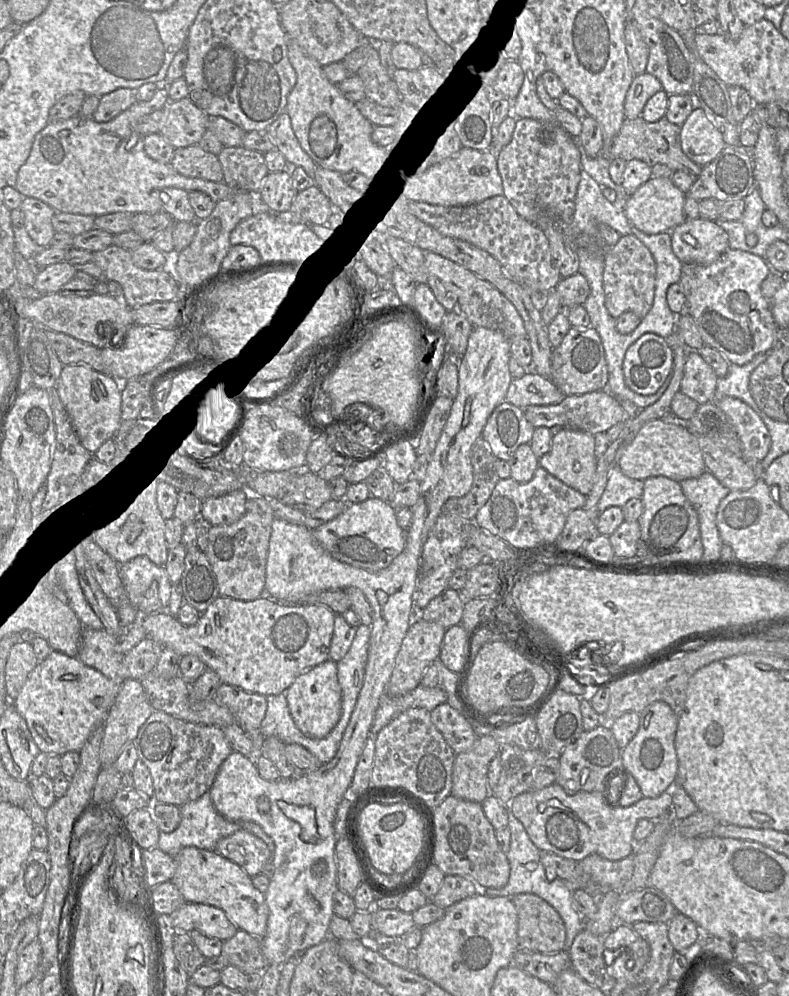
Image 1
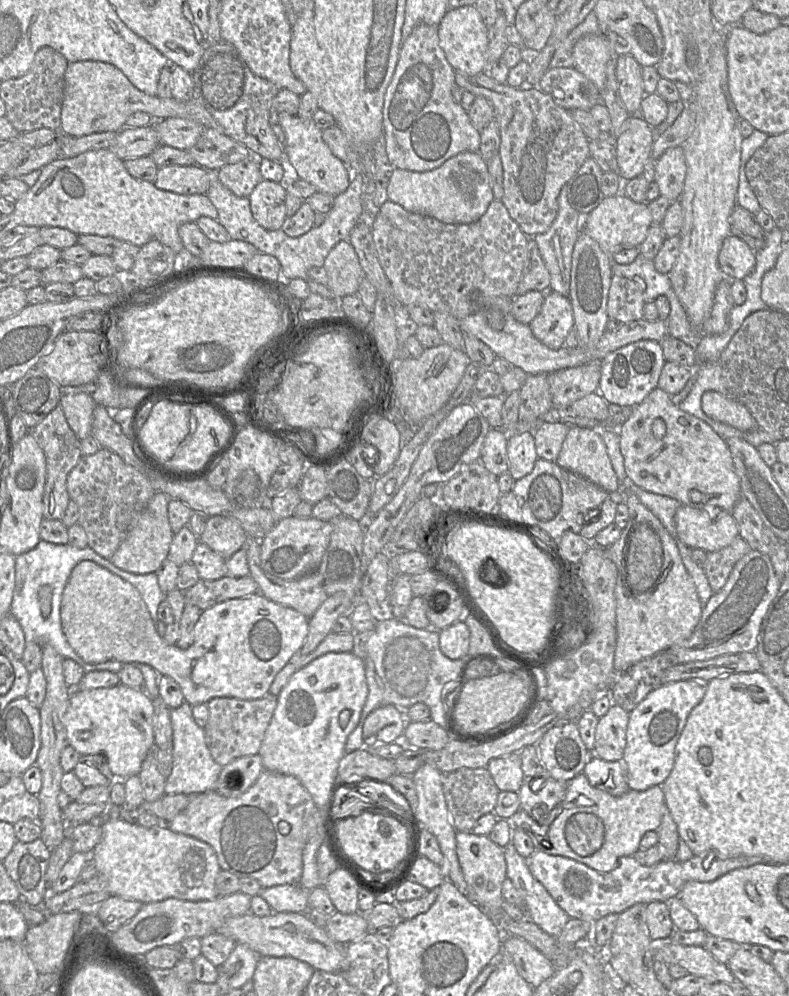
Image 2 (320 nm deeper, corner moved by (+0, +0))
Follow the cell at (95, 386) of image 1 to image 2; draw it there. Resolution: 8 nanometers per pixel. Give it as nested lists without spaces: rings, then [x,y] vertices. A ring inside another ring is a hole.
[[[63,393],[59,405],[68,425],[79,440],[91,435],[93,411],[96,403],[88,393]]]

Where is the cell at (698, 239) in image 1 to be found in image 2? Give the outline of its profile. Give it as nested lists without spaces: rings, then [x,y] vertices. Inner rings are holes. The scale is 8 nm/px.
[[[730,234],[723,240],[718,262],[726,277],[743,280],[755,267],[755,252],[745,241]]]

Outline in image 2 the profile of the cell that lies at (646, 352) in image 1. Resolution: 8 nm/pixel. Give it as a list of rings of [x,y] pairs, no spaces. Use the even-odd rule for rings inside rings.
[[[639,340],[630,343],[609,353],[601,360],[598,391],[608,403],[636,406],[657,387],[665,362],[660,342]]]

